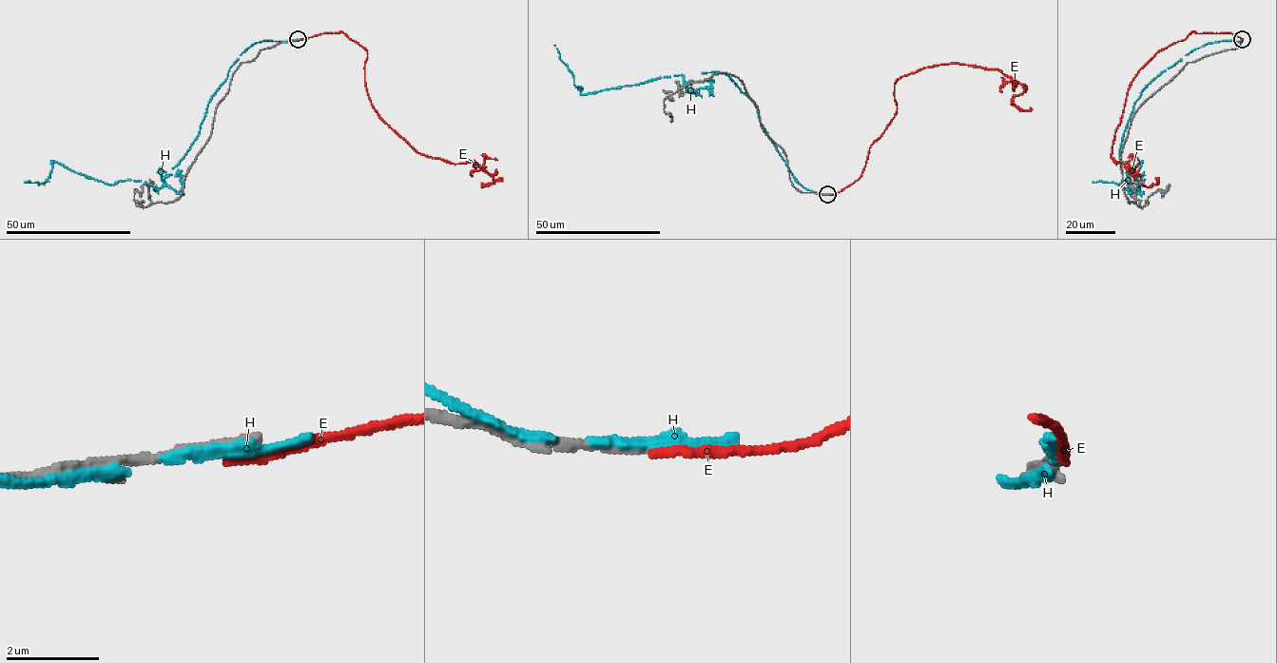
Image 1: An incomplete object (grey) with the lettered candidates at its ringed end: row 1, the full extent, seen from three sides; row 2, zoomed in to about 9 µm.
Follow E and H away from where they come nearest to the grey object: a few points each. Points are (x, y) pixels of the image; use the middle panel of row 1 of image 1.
E: (826, 195), (860, 177), (897, 110), (900, 76), (957, 63), (999, 69), (1022, 87), (1014, 103), (1031, 107)
H: (826, 193), (793, 176), (725, 73), (706, 72), (709, 87), (695, 90), (674, 75), (581, 93), (553, 44)

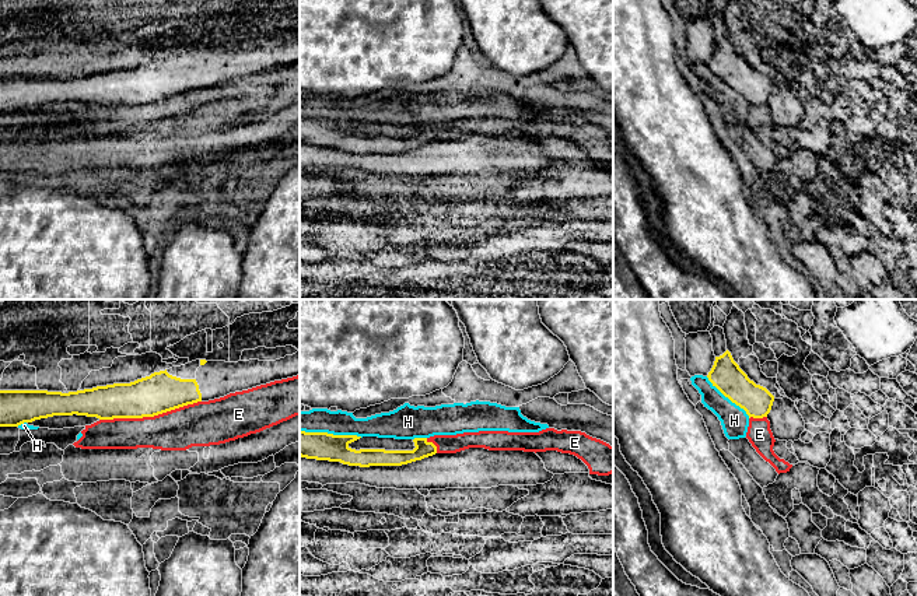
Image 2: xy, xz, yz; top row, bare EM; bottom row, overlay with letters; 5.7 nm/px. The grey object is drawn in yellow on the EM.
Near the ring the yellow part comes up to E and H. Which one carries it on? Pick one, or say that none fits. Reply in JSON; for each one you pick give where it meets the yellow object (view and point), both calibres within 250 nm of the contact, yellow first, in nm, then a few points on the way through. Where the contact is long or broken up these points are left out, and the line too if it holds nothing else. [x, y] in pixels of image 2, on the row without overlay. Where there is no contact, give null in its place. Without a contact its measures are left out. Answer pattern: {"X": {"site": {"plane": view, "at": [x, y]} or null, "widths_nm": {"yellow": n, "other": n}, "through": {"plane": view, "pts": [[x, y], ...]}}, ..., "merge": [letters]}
{"merge": []}

